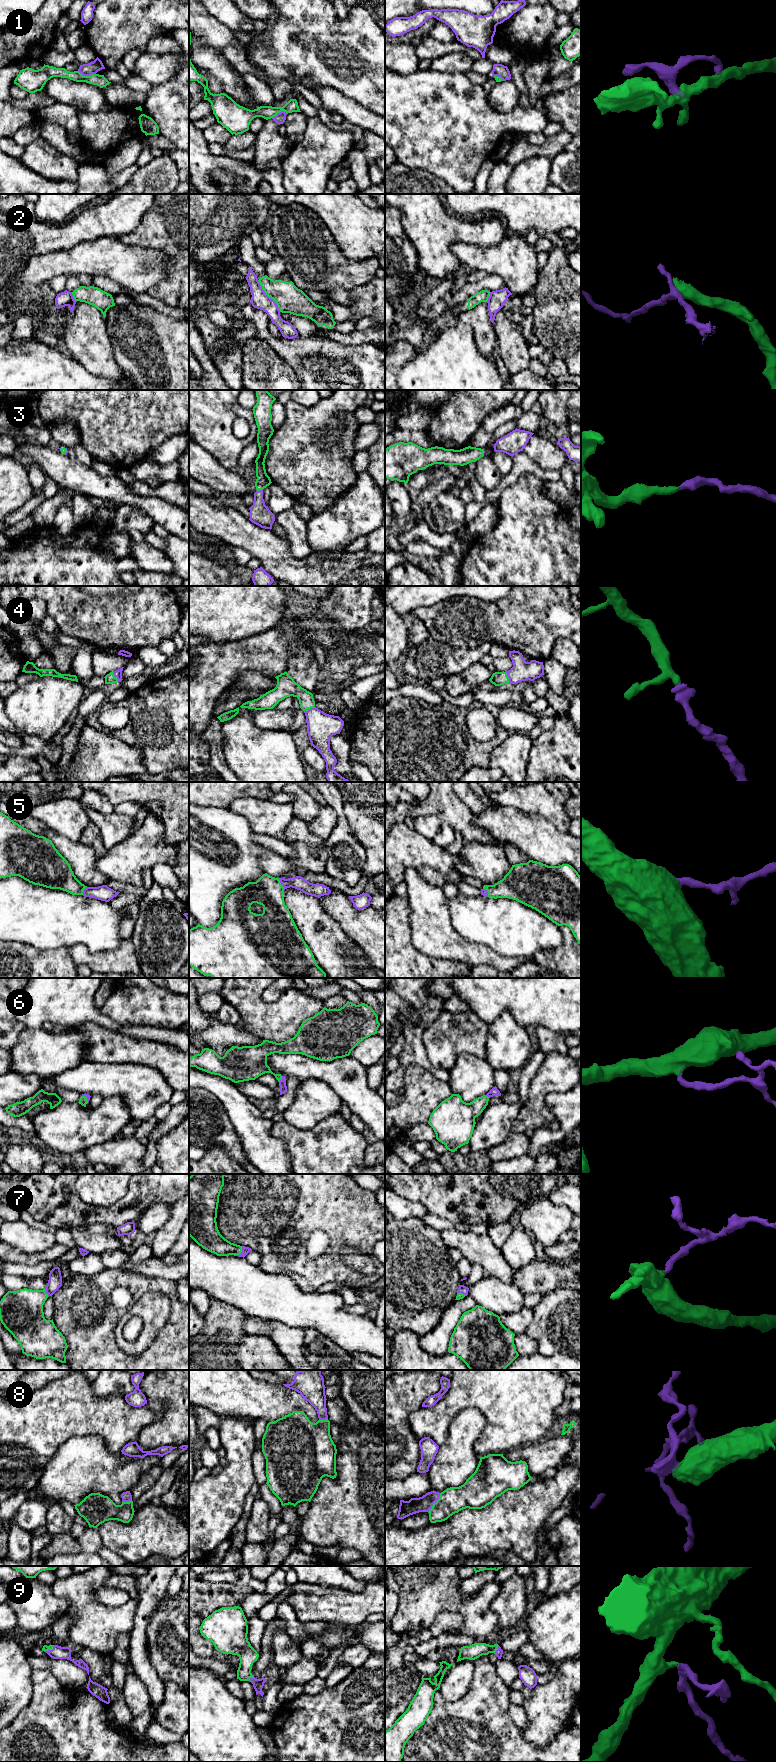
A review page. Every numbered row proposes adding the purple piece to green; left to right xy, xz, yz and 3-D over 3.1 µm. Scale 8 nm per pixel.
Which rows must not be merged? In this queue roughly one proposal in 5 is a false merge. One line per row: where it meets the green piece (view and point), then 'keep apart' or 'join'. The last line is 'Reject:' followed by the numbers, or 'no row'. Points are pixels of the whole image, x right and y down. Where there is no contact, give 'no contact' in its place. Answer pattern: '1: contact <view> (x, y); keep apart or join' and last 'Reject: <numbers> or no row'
1: contact xy (87, 76); keep apart
2: contact xz (268, 296); keep apart
3: contact xz (259, 489); join
4: contact xy (115, 677); join
5: contact xz (280, 884); join
6: contact xz (280, 1079); join
7: contact xz (241, 1251); join
8: contact yz (434, 1503); join
9: contact yz (497, 1648); join
Reject: 1, 2

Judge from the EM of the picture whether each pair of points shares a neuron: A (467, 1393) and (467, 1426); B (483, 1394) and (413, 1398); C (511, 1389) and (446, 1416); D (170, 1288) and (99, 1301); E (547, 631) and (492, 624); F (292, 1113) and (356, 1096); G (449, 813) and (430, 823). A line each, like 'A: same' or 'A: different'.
A: different
B: different
C: same
D: same
E: same
F: different
G: different

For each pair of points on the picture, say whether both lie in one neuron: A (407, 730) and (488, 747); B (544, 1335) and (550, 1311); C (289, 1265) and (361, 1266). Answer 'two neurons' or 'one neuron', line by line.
A: one neuron
B: one neuron
C: two neurons

